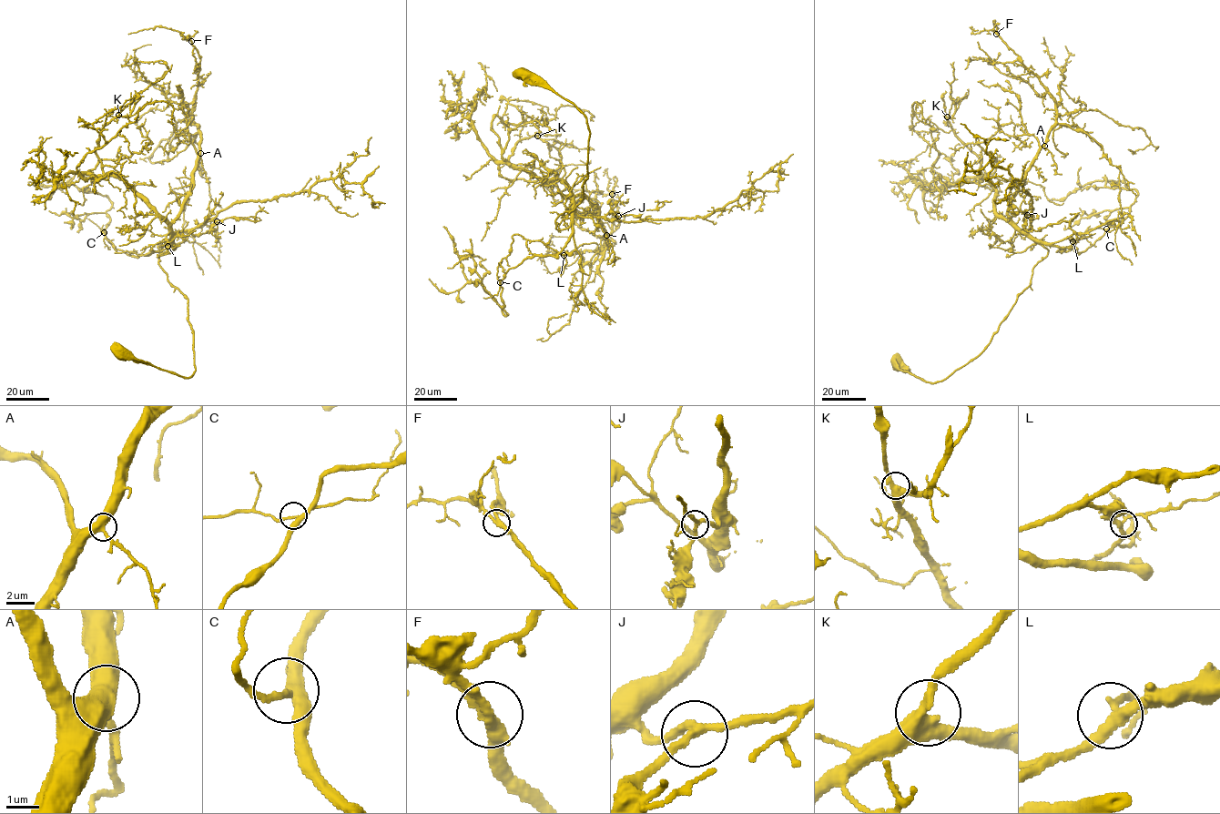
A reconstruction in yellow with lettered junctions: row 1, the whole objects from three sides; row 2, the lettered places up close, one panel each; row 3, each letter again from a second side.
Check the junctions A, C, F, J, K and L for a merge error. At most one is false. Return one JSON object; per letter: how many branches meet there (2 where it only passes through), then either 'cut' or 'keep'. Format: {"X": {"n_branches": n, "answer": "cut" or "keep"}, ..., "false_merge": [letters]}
{"A": {"n_branches": 3, "answer": "keep"}, "C": {"n_branches": 3, "answer": "keep"}, "F": {"n_branches": 3, "answer": "keep"}, "J": {"n_branches": 3, "answer": "keep"}, "K": {"n_branches": 3, "answer": "keep"}, "L": {"n_branches": 3, "answer": "keep"}, "false_merge": []}

